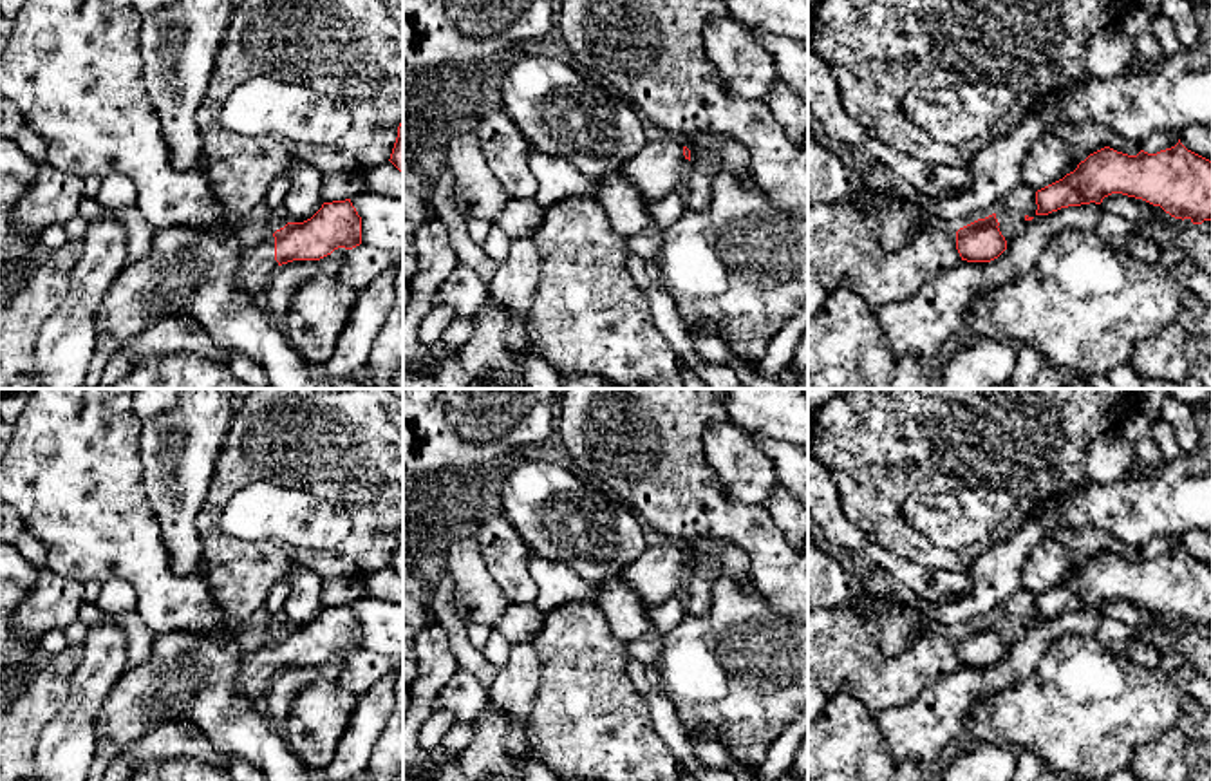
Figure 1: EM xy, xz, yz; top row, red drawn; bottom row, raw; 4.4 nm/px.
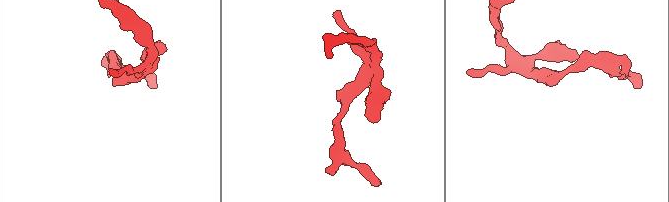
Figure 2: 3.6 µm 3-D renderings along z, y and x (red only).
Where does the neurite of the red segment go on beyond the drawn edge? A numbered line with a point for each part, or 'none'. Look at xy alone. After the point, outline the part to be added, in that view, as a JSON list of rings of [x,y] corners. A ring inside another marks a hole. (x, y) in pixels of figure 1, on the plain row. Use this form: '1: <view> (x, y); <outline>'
1: xy (257, 668); [[[251,642],[240,660],[237,689],[255,700],[266,694],[269,682],[278,673],[275,665],[275,642]]]

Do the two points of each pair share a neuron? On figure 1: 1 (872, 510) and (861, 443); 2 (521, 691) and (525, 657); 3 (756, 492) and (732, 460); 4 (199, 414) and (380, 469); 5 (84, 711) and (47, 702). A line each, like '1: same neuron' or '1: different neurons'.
1: same neuron
2: same neuron
3: same neuron
4: different neurons
5: different neurons

